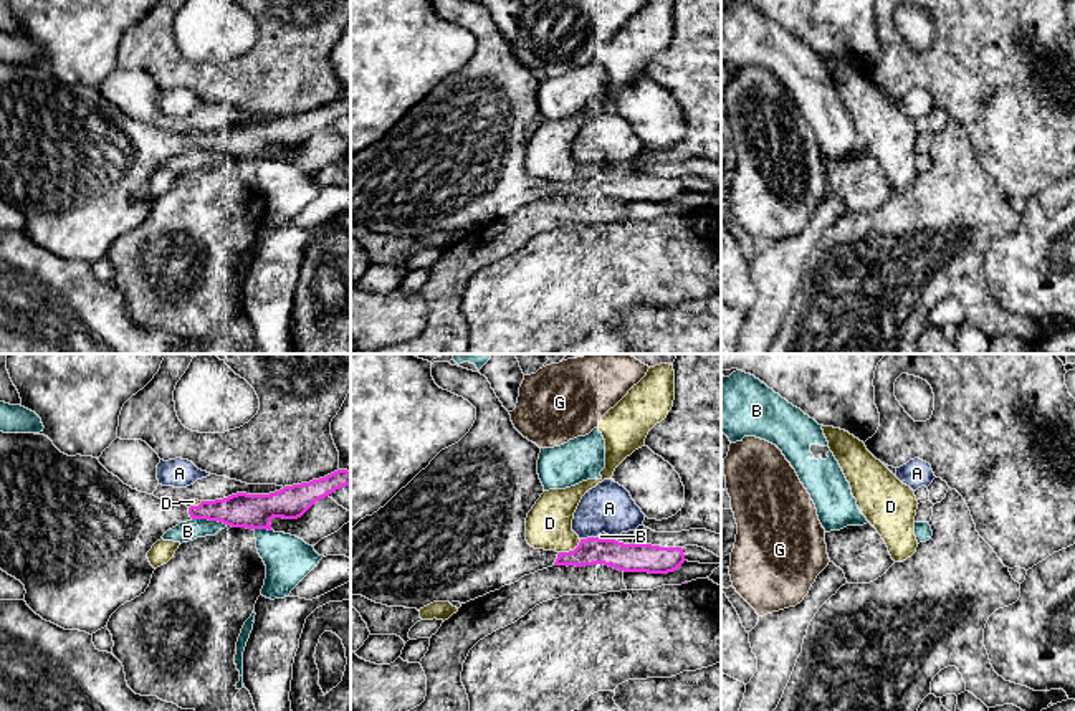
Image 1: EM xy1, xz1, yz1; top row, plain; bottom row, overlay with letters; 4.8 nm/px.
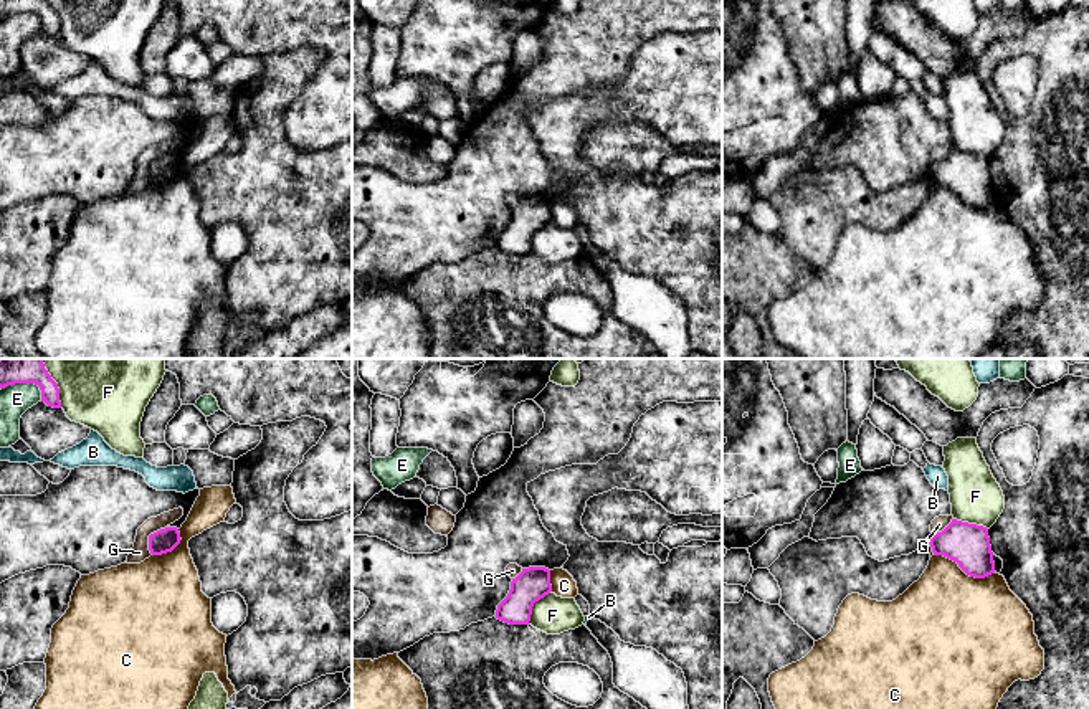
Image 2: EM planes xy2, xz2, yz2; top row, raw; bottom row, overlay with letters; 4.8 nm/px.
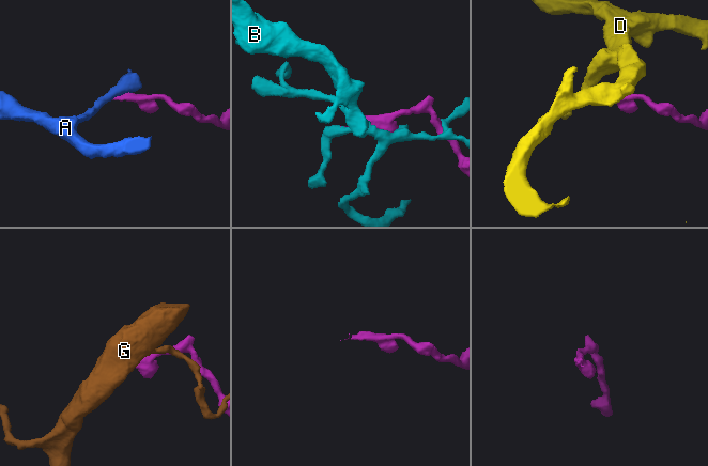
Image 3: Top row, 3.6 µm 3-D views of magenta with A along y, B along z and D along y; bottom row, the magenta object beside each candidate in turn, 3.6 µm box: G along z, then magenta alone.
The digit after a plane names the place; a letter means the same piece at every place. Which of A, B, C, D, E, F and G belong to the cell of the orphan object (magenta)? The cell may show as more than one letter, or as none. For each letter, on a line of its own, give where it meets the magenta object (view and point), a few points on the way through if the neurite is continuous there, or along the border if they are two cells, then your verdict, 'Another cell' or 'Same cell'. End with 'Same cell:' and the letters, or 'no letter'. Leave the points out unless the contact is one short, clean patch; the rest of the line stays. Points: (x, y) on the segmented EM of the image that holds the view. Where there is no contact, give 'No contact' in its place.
A: Touches magenta at xz1 (589, 538). Another cell
B: Touches magenta at xy1 (210, 520). Another cell
C: Touches magenta at yz2 (965, 572). Another cell
D: Touches magenta at xz1 (571, 551). Boundary: xz1 (581, 539), (573, 549), (559, 553). Another cell
E: Touches magenta at xy2 (27, 382). Another cell
F: Touches magenta at xz2 (532, 605). Another cell
G: Touches magenta at xy2 (149, 537). Boundary: xy2 (166, 526), (149, 536), (151, 554). Another cell
Same cell: no letter

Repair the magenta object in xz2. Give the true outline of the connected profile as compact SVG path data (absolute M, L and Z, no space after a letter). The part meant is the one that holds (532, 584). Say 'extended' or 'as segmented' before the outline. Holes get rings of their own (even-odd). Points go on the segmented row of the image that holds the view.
as segmented; M522 569L522 572L512 578L507 597L497 605L496 618L509 625L529 625L534 603L550 592L549 569Z

